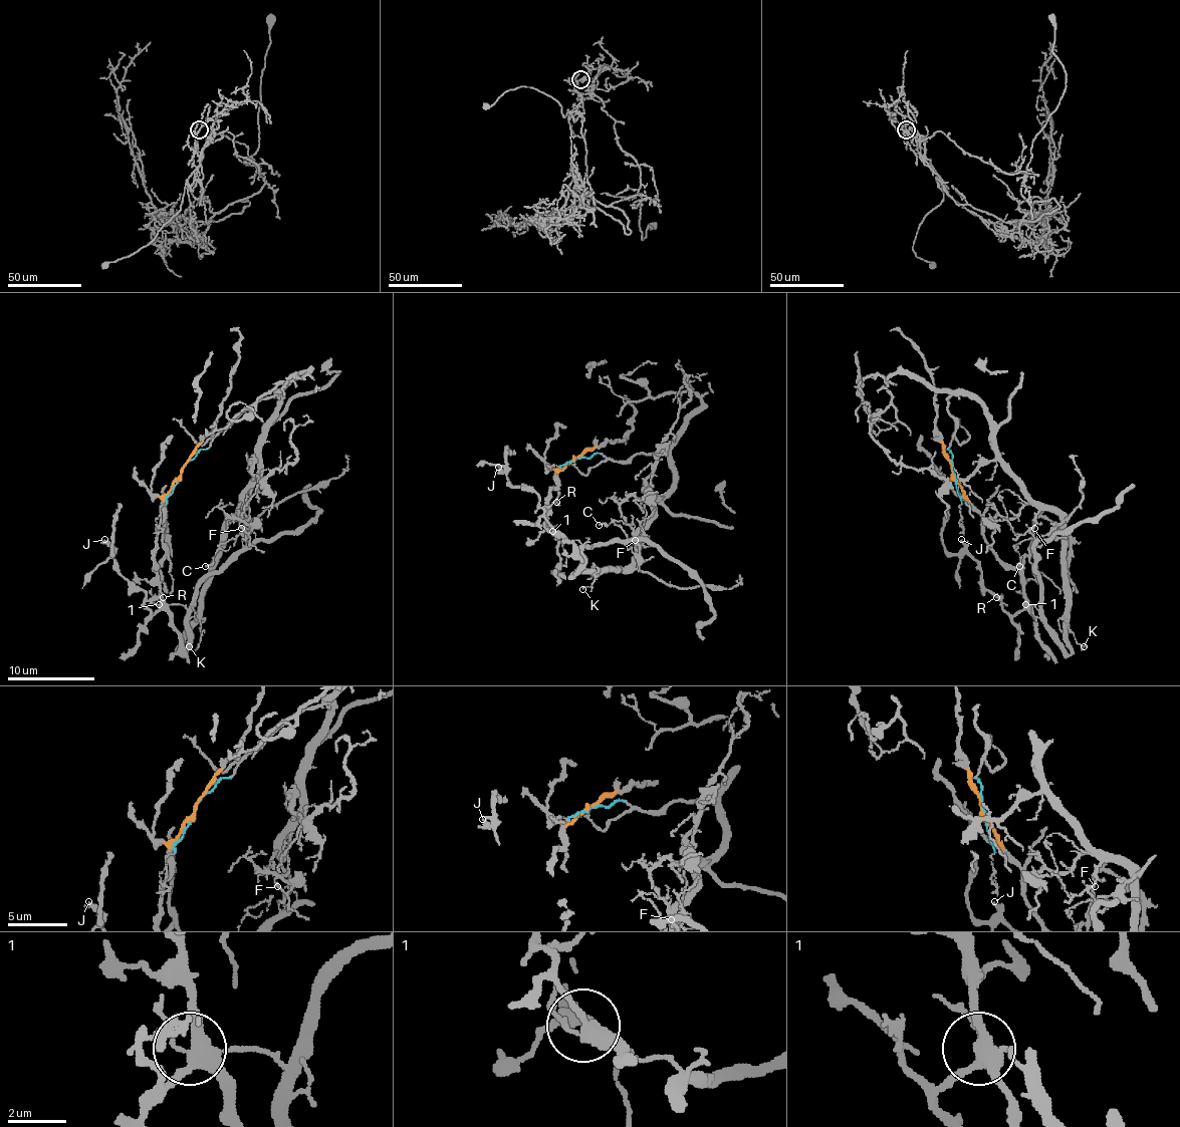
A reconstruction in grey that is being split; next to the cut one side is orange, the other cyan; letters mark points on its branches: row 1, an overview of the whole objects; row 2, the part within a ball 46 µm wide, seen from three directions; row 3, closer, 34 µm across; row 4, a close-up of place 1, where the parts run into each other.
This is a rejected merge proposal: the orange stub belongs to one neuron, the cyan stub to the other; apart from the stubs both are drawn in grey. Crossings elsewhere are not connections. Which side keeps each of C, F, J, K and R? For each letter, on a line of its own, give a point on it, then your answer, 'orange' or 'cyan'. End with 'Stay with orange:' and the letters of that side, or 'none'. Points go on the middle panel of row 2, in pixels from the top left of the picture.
C: place (599, 525); cyan
F: place (635, 540); cyan
J: place (498, 467); orange
K: place (582, 589); cyan
R: place (556, 502); orange
Stay with orange: J, R

